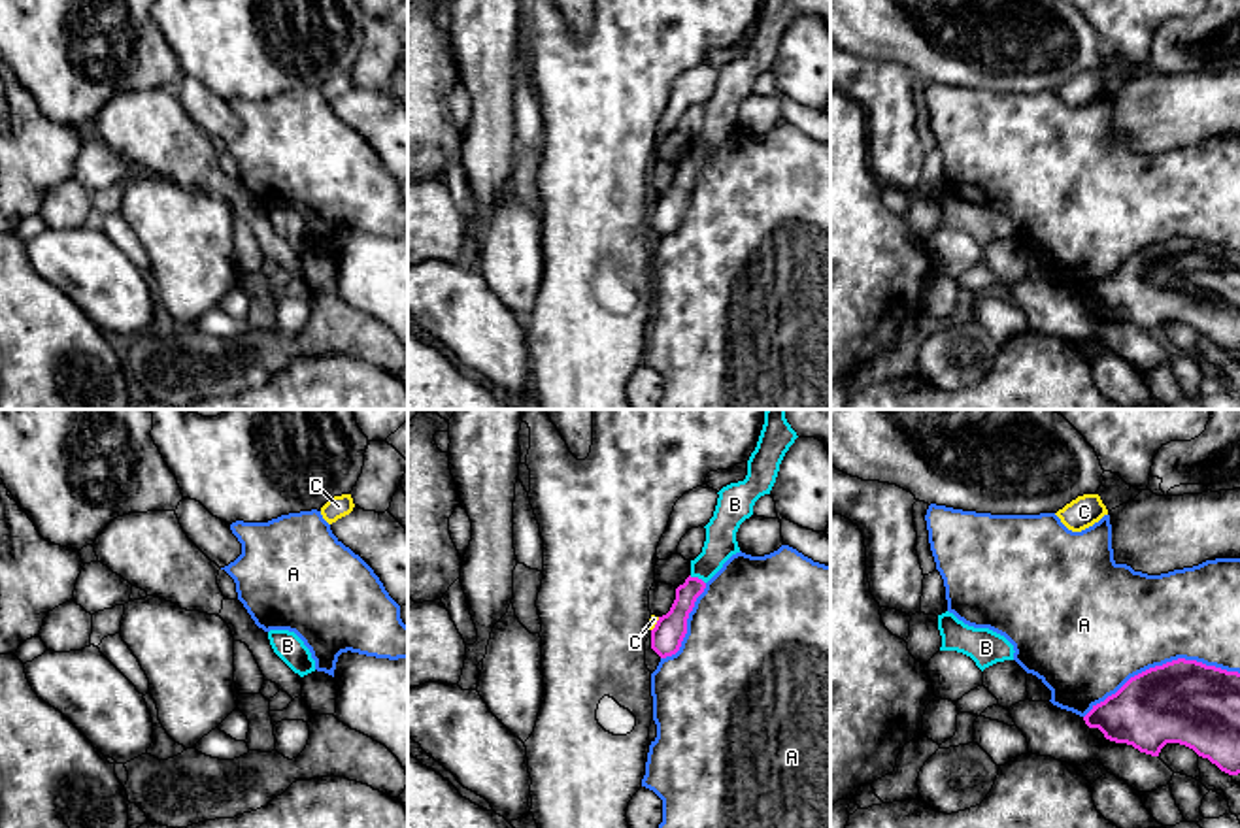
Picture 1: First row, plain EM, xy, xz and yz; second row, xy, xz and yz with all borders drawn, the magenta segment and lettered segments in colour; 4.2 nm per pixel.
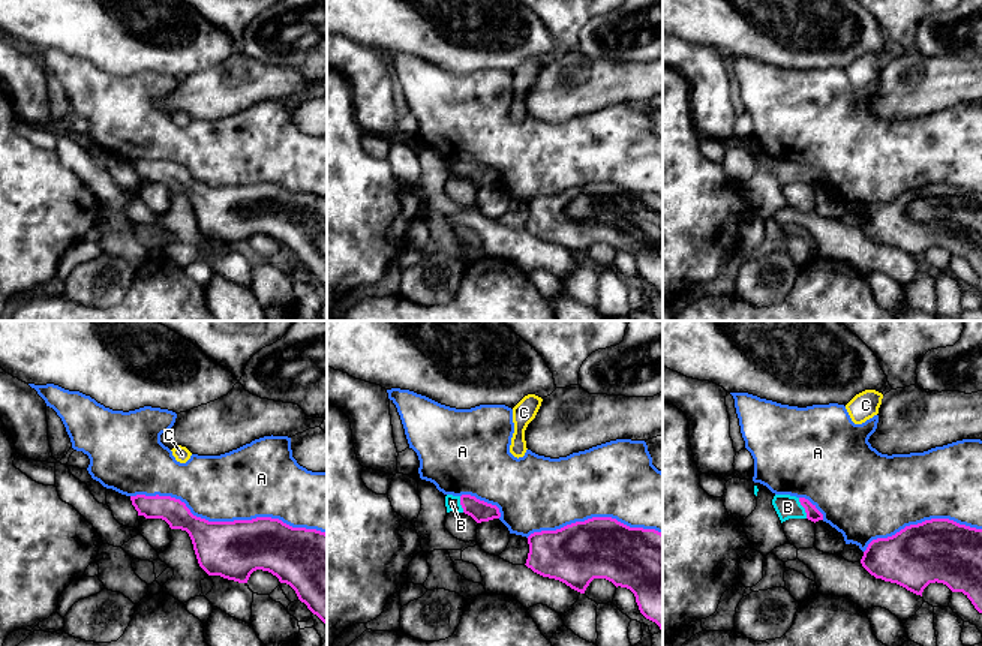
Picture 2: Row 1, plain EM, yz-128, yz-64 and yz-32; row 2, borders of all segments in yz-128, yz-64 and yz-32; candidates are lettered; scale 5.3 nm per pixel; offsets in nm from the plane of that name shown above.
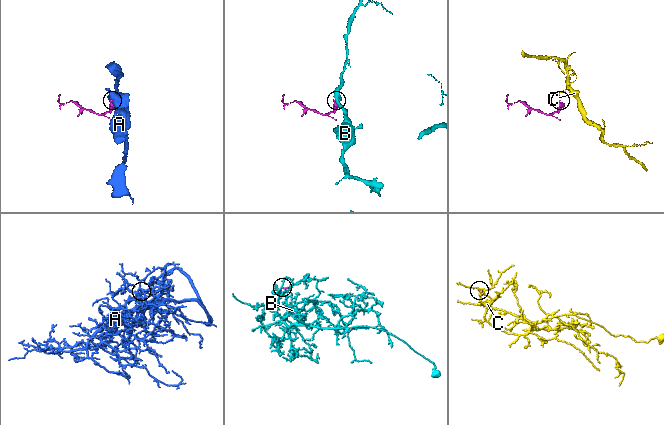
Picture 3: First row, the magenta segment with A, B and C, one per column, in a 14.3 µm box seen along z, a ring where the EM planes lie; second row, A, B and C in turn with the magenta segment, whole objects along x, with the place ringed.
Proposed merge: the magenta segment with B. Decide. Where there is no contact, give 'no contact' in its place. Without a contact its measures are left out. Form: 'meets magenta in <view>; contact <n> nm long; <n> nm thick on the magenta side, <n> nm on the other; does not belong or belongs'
meets magenta in xz; contact 80 nm long; 140 nm thick on the magenta side, 140 nm on the other; belongs

